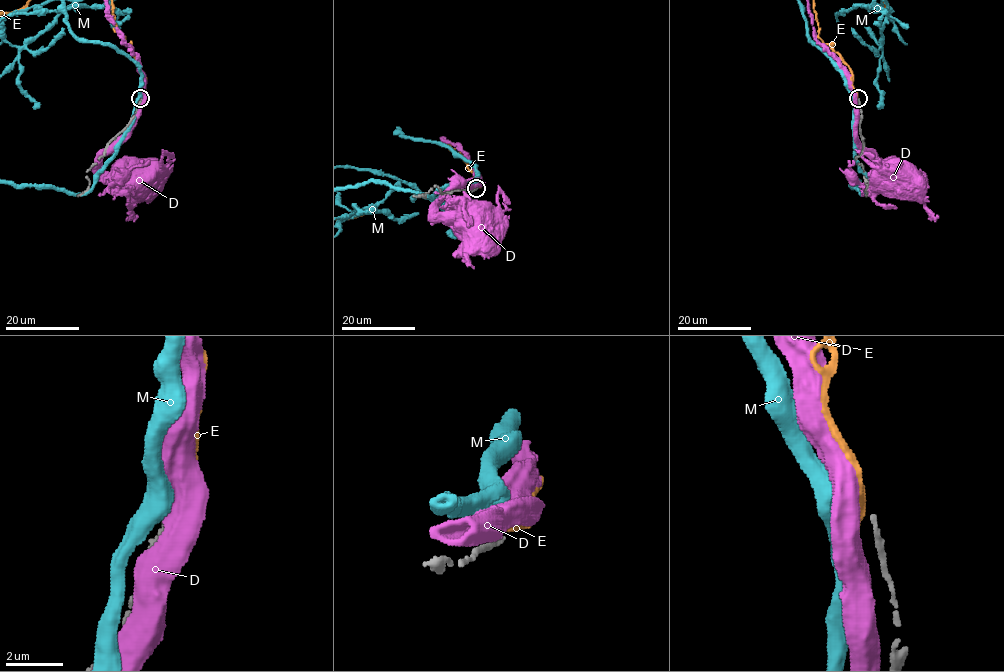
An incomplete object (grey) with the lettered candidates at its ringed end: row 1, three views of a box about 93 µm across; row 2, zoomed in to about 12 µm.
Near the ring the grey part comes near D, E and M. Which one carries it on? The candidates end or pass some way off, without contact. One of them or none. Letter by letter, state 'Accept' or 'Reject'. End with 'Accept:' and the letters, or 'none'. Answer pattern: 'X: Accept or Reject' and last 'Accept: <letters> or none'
D: Reject
E: Reject
M: Reject
Accept: none

